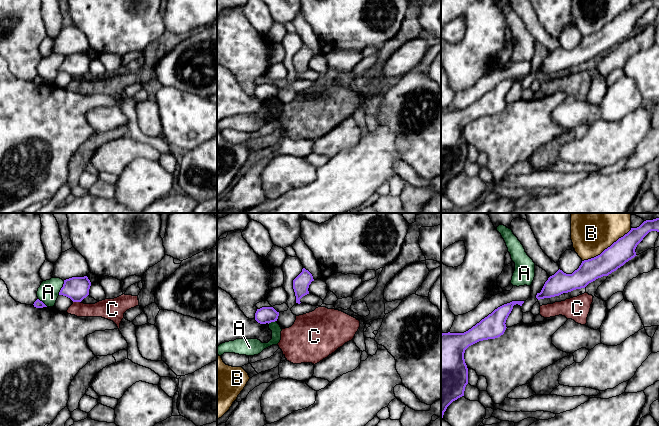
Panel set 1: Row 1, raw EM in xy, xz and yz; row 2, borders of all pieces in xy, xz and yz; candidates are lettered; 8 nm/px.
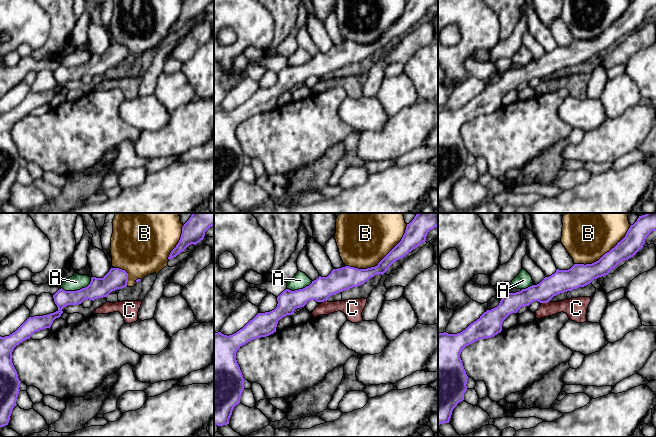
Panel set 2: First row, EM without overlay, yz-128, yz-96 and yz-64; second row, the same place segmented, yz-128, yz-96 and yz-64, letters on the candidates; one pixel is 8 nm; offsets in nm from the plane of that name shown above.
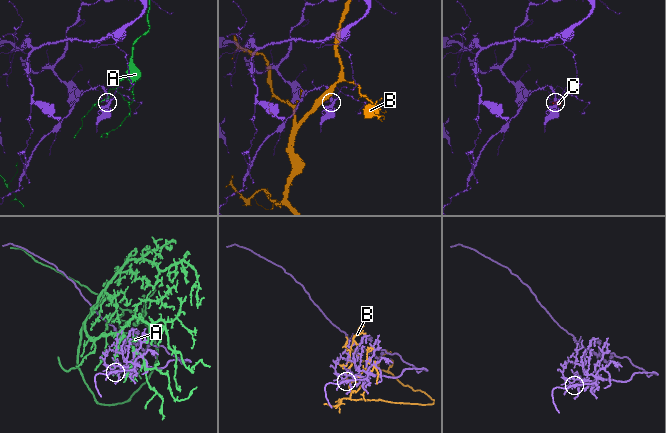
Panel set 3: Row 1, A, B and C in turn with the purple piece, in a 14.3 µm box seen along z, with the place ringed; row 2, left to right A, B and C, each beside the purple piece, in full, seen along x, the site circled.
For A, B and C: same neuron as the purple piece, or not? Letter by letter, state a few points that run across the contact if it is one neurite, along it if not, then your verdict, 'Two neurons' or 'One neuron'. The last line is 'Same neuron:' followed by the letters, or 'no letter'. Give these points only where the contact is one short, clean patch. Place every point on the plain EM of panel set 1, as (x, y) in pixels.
A: Line: xy (64, 57), (58, 70). Two neurons
B: Two neurons
C: Line: xy (73, 77), (80, 78). Two neurons
Same neuron: no letter

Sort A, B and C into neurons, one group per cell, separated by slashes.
A / B / C

